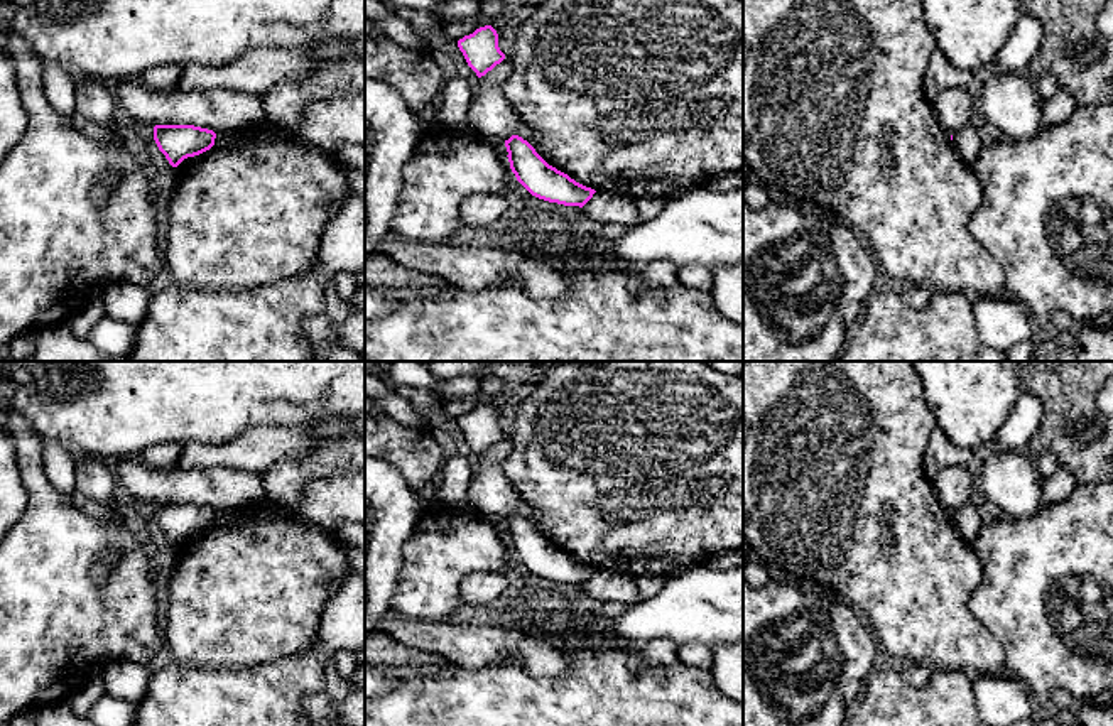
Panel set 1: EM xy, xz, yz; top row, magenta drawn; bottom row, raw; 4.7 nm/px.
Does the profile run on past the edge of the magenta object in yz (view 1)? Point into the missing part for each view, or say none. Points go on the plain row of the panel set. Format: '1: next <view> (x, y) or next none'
1: next none

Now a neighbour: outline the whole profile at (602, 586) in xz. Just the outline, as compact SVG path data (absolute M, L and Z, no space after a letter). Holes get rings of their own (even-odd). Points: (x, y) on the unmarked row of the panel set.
M595 571L593 576L583 584L588 601L598 603L622 603L635 604L638 599L637 579L616 576L605 571Z

